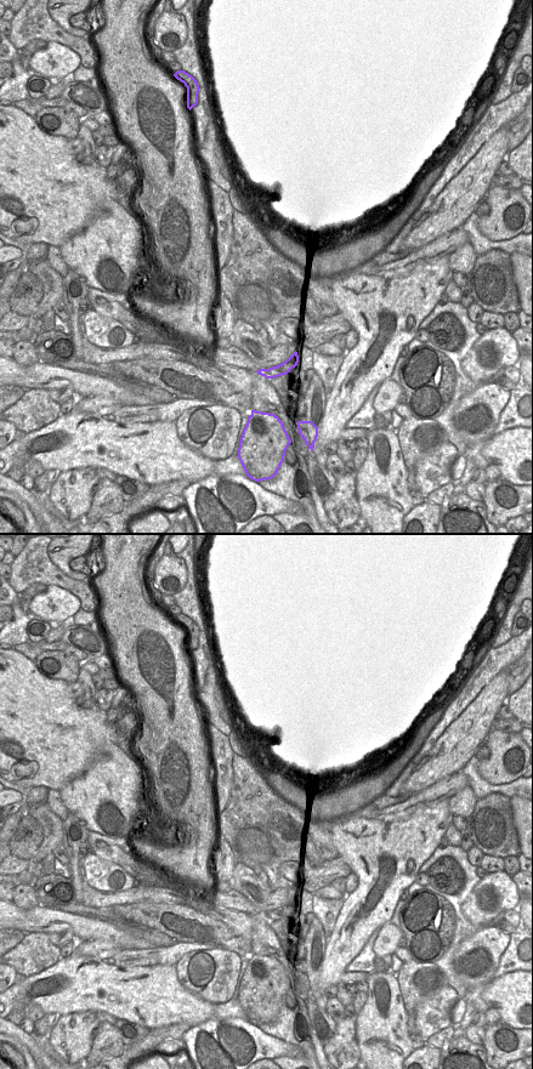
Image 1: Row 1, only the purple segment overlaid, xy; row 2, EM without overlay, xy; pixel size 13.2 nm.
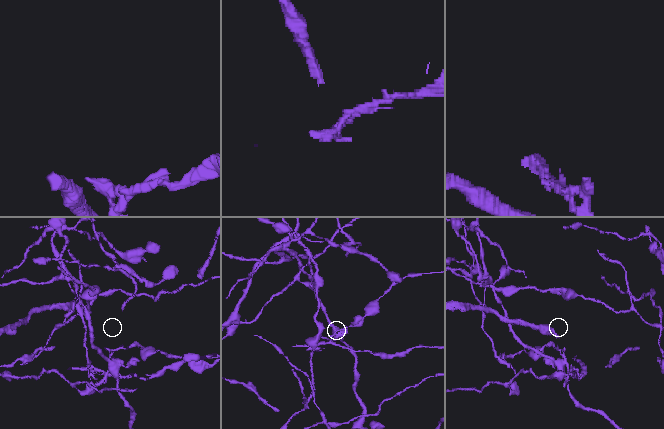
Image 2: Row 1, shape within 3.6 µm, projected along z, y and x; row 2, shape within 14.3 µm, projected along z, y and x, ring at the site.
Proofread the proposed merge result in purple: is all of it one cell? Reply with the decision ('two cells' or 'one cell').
two cells

